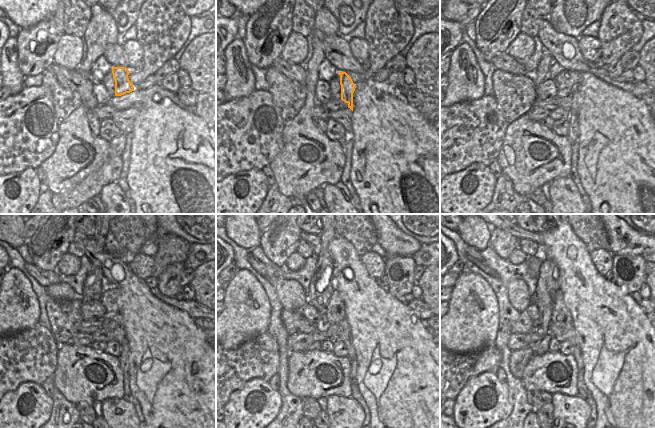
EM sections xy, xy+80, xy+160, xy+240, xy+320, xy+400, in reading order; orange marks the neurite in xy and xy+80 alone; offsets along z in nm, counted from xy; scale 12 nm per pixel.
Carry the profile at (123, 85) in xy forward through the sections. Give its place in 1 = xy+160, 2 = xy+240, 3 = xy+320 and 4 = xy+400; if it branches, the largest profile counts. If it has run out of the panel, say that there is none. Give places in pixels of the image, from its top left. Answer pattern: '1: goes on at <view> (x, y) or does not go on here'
1: goes on at xy+160 (573, 131)
2: goes on at xy+240 (123, 358)
3: goes on at xy+320 (352, 376)
4: goes on at xy+400 (583, 392)

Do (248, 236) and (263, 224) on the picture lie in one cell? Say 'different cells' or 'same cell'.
different cells

